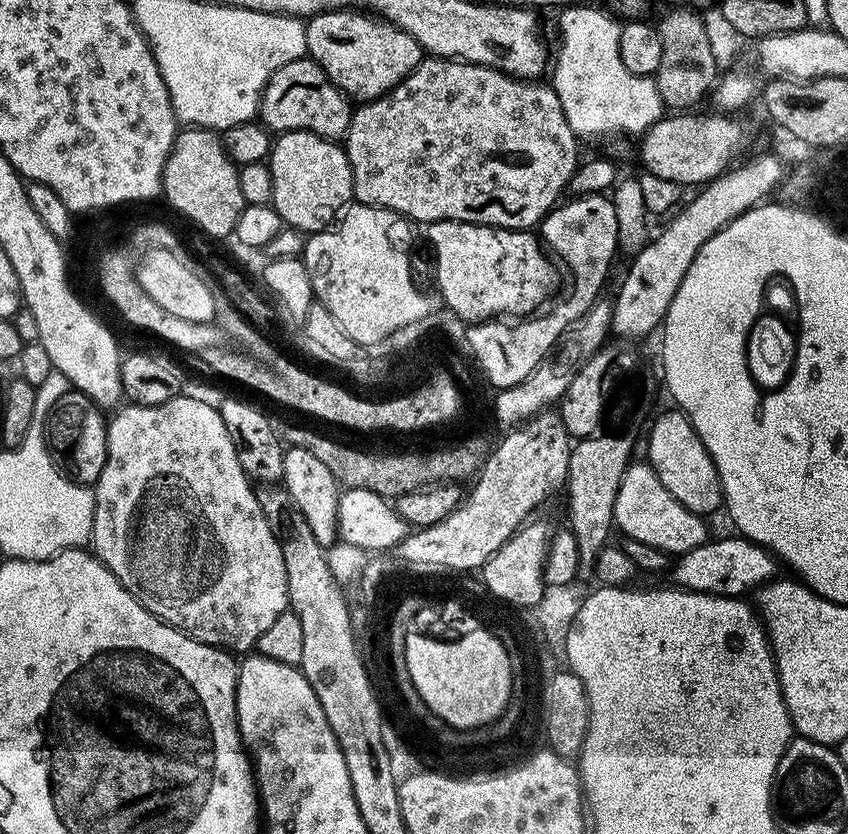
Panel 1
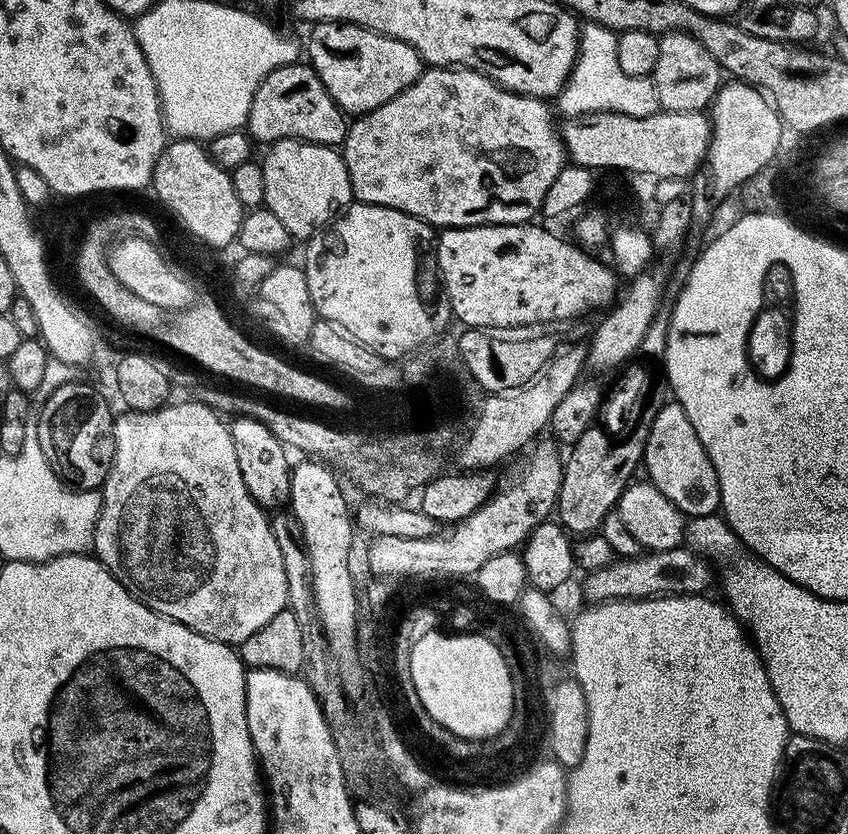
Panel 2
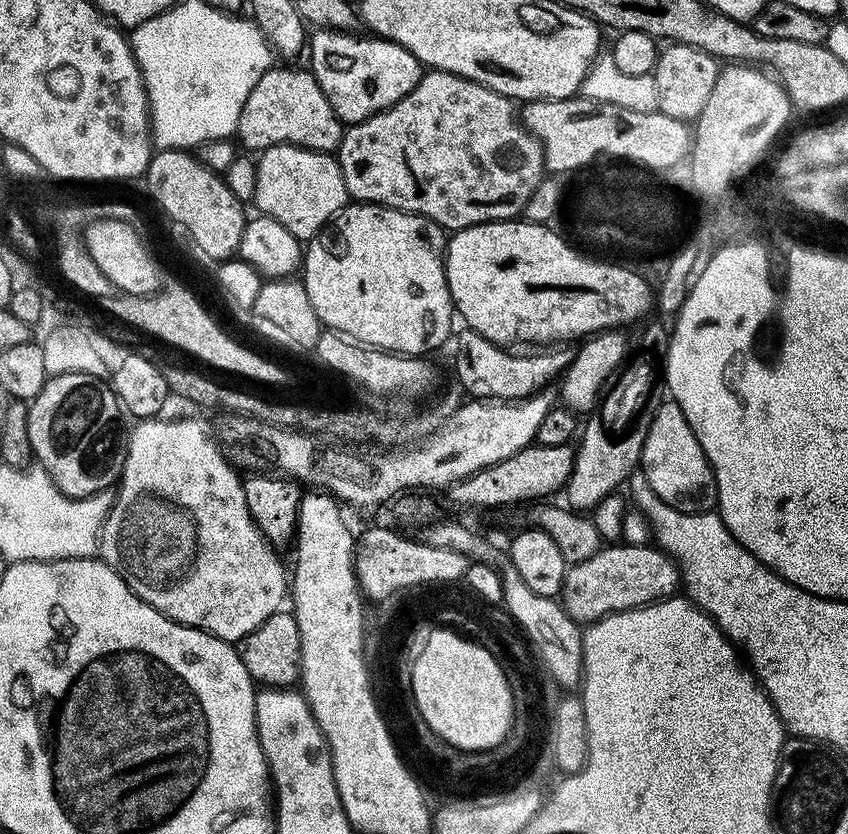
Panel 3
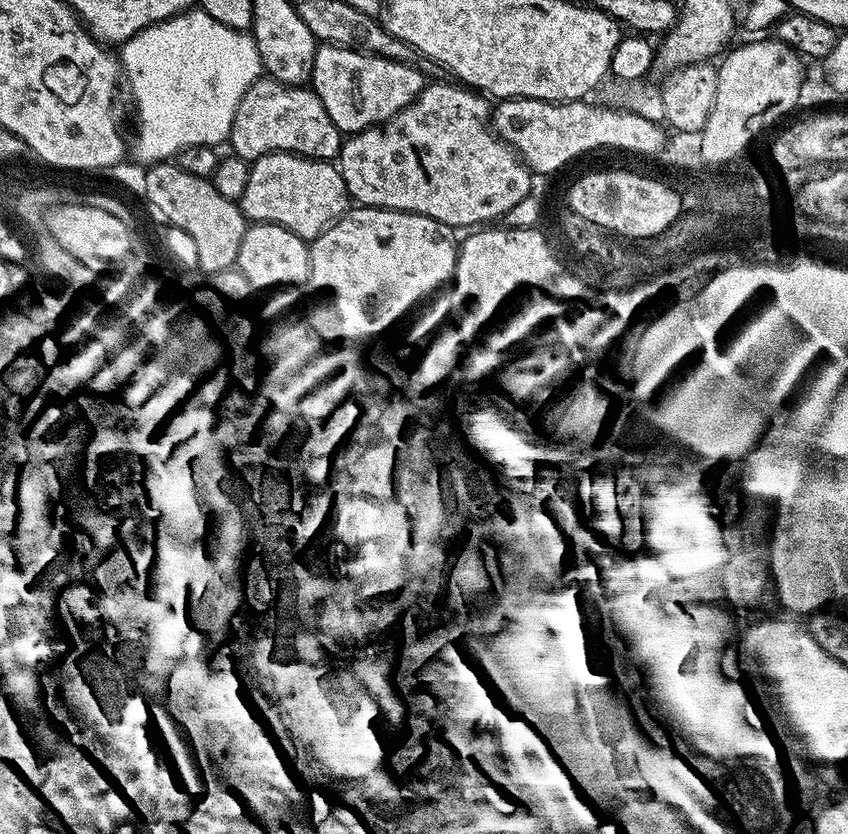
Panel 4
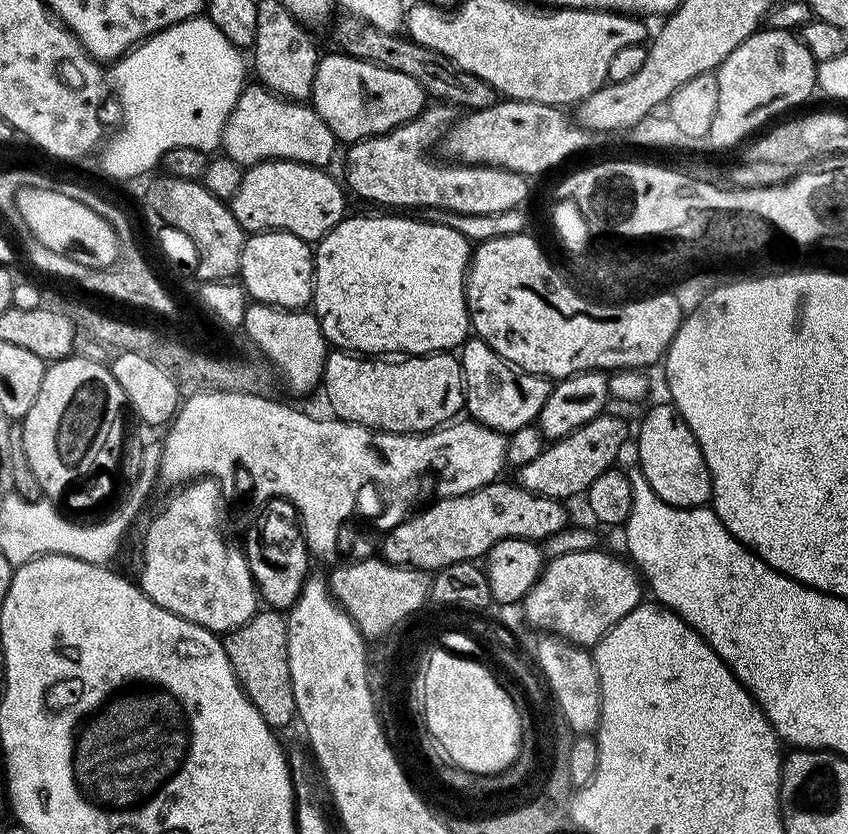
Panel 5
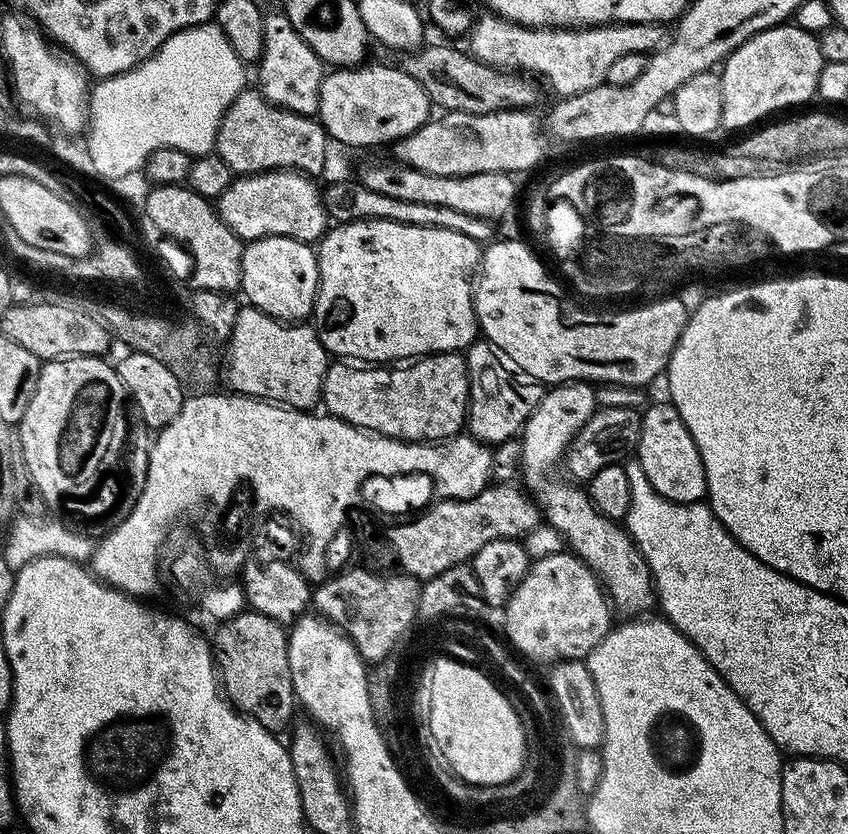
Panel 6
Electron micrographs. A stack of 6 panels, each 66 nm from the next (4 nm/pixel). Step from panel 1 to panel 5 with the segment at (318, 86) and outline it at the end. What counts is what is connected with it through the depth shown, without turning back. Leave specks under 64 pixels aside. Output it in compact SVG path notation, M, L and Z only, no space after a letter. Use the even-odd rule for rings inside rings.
M259 82L249 83L240 92L230 118L220 135L223 155L234 158L244 168L267 160L293 160L315 168L327 169L336 156L338 141L326 122L308 102L285 100Z

